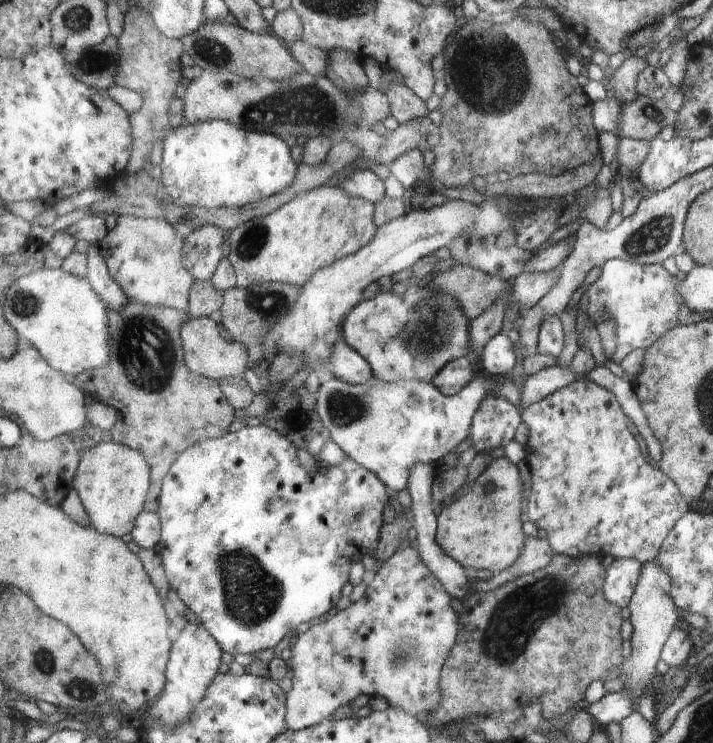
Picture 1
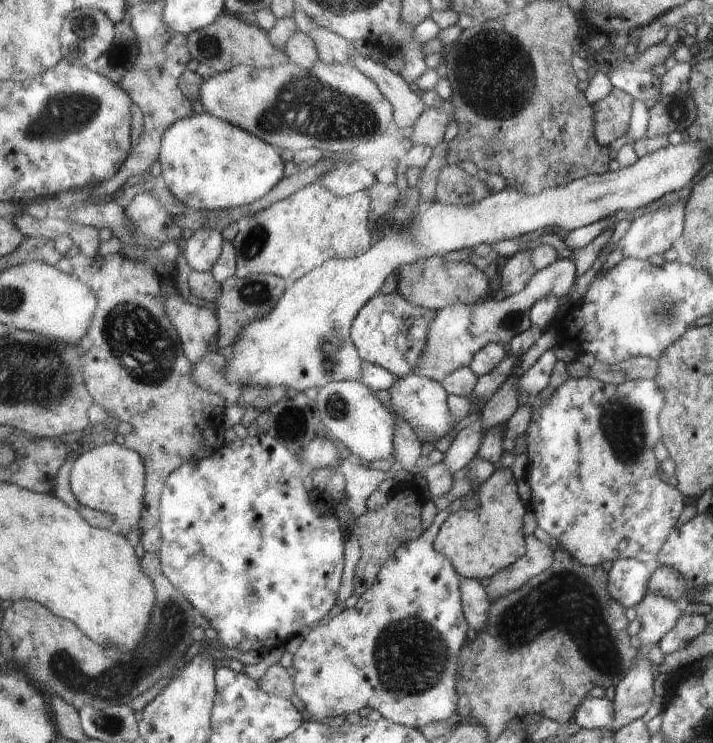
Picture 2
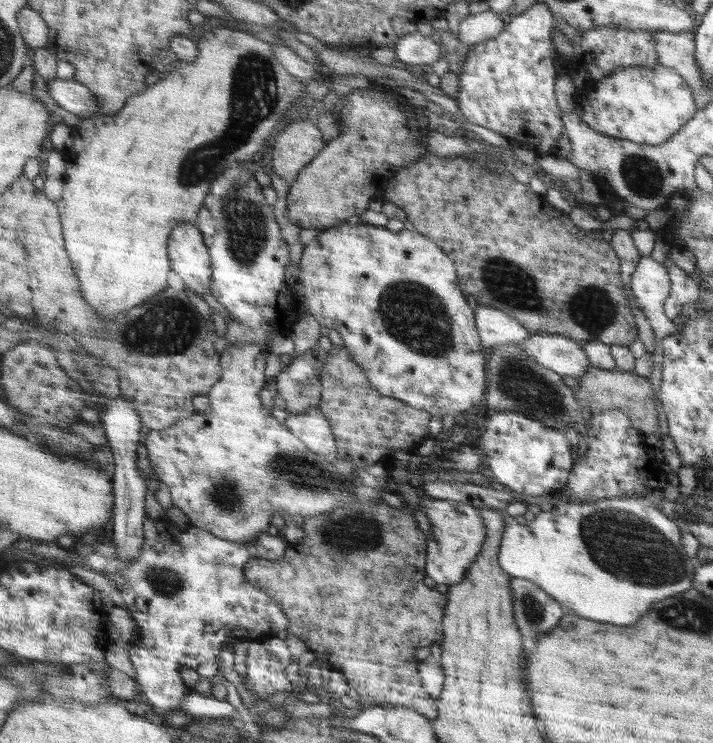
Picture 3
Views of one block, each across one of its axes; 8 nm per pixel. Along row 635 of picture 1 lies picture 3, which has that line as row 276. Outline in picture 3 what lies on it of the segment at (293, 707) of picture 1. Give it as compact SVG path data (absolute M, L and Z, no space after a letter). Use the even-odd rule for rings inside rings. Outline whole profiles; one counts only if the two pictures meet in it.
M345 220L336 222L326 225L318 238L304 246L299 268L300 274L296 280L299 288L301 288L302 299L305 301L307 310L314 315L322 328L334 329L340 333L342 340L344 340L344 347L350 351L352 361L356 361L358 365L363 366L368 381L371 382L376 391L380 391L384 395L392 395L392 397L400 399L408 405L427 410L428 413L441 417L445 415L454 417L456 412L468 410L482 400L484 390L486 390L486 382L484 382L486 372L484 372L482 350L478 348L480 340L478 340L478 334L476 334L476 328L474 328L474 314L472 314L472 308L466 304L466 298L458 290L459 278L456 278L454 259L439 246L436 246L427 235L405 228L400 232L390 232L389 229L378 228L378 226L364 222L355 225L350 225Z

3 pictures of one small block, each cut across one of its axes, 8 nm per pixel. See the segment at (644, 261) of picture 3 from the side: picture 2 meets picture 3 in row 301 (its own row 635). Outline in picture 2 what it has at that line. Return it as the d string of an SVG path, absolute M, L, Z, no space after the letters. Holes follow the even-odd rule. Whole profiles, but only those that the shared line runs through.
M646 594L635 605L636 620L640 622L637 637L648 647L657 644L671 632L679 622L682 606L672 598L664 598L658 594Z

